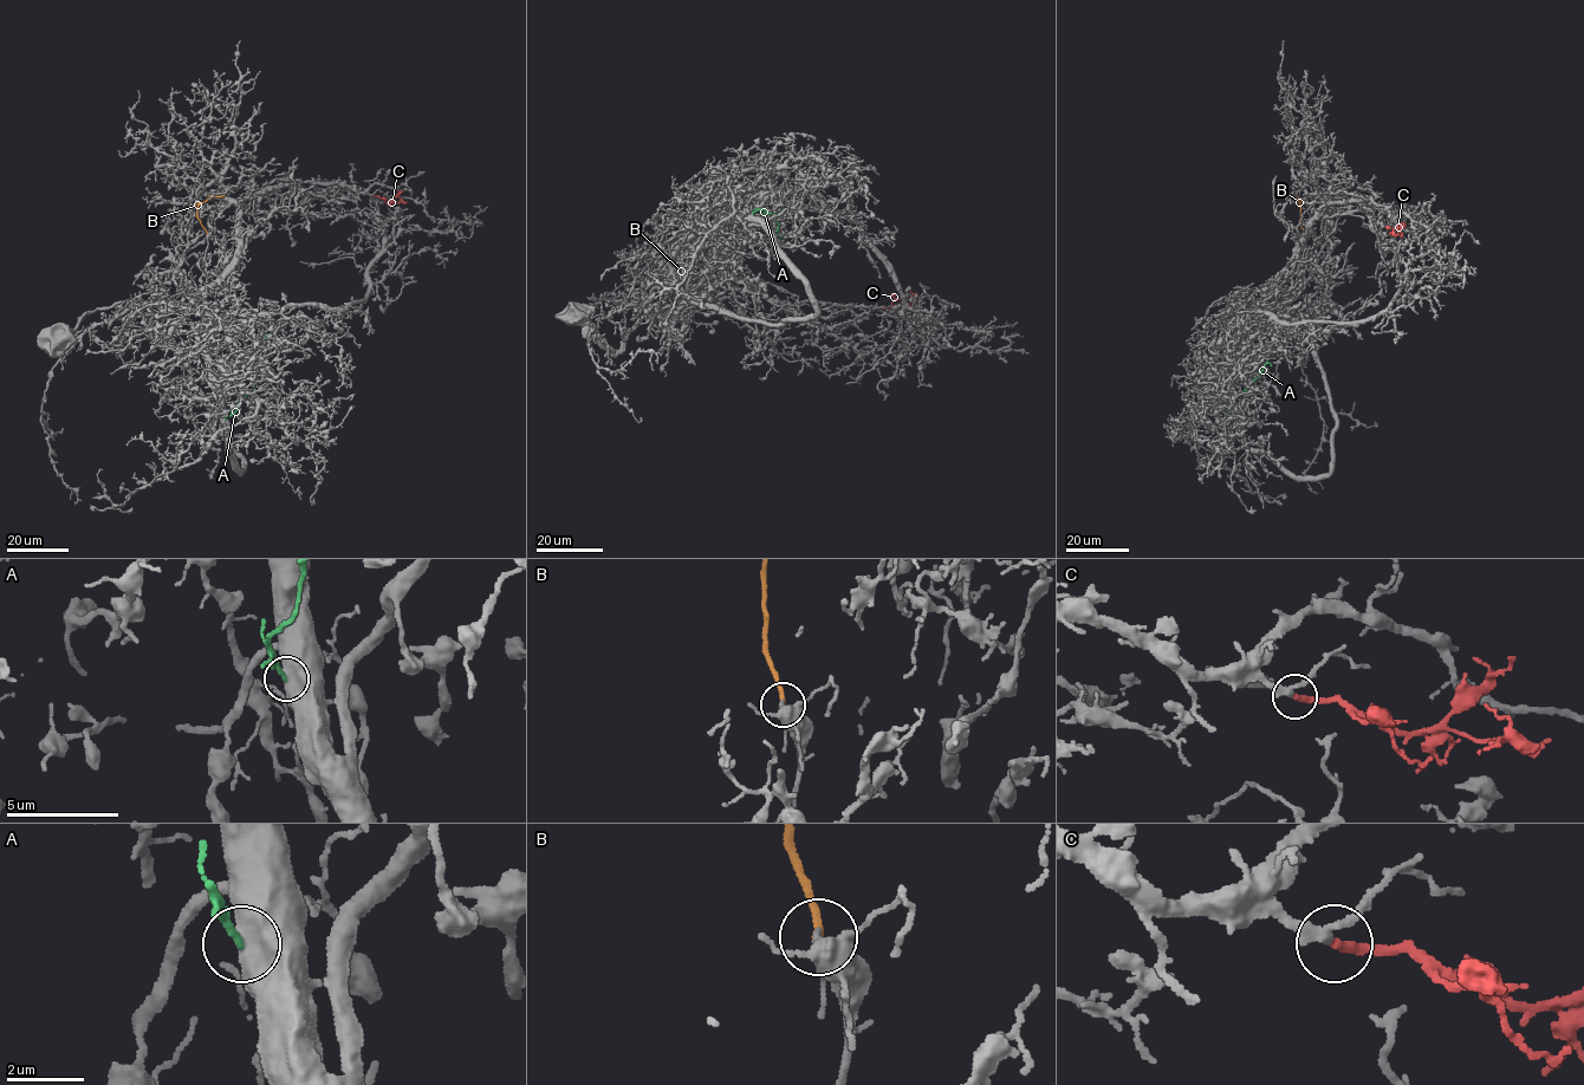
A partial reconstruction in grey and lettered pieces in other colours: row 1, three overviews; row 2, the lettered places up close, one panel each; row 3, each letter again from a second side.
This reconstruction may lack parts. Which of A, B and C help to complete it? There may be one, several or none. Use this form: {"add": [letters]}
{"add": ["C"]}

